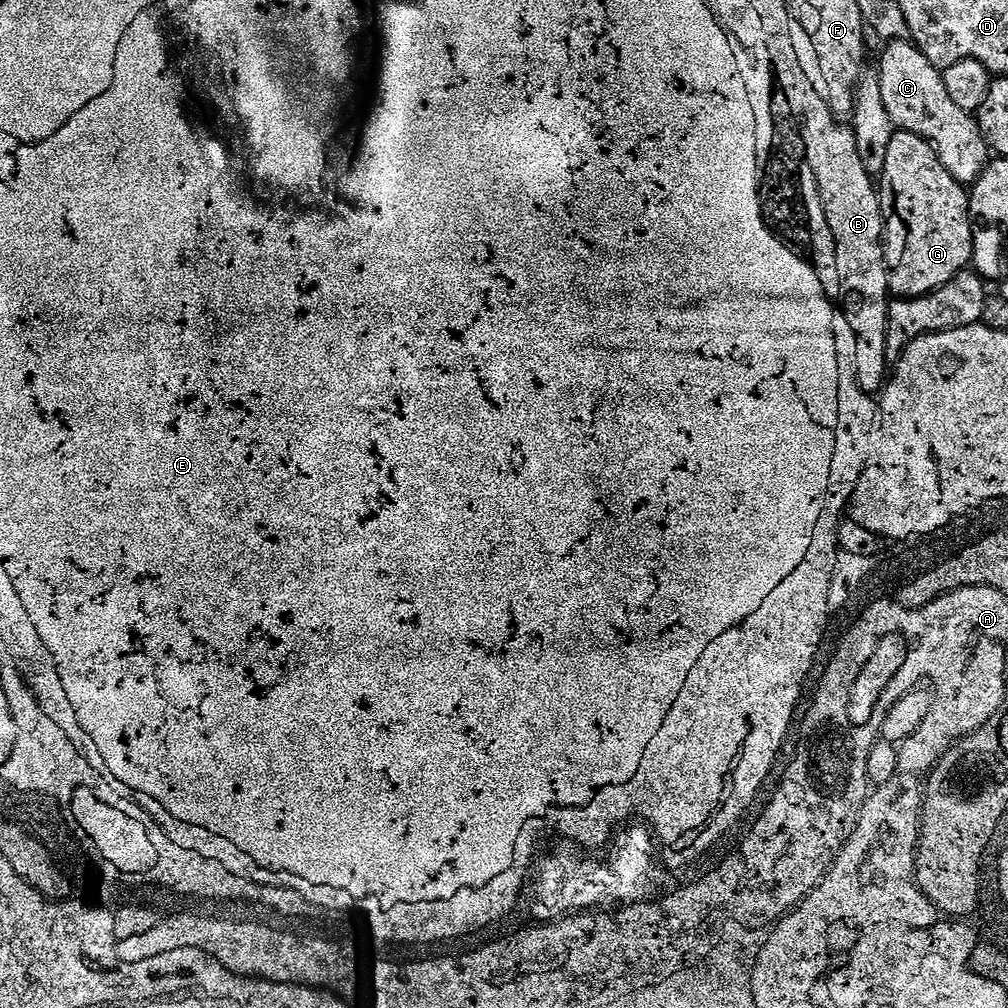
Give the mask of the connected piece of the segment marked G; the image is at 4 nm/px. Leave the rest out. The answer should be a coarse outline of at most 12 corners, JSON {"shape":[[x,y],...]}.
{"shape":[[893,131],[878,177],[904,249],[893,297],[972,264],[970,196],[936,149]]}

